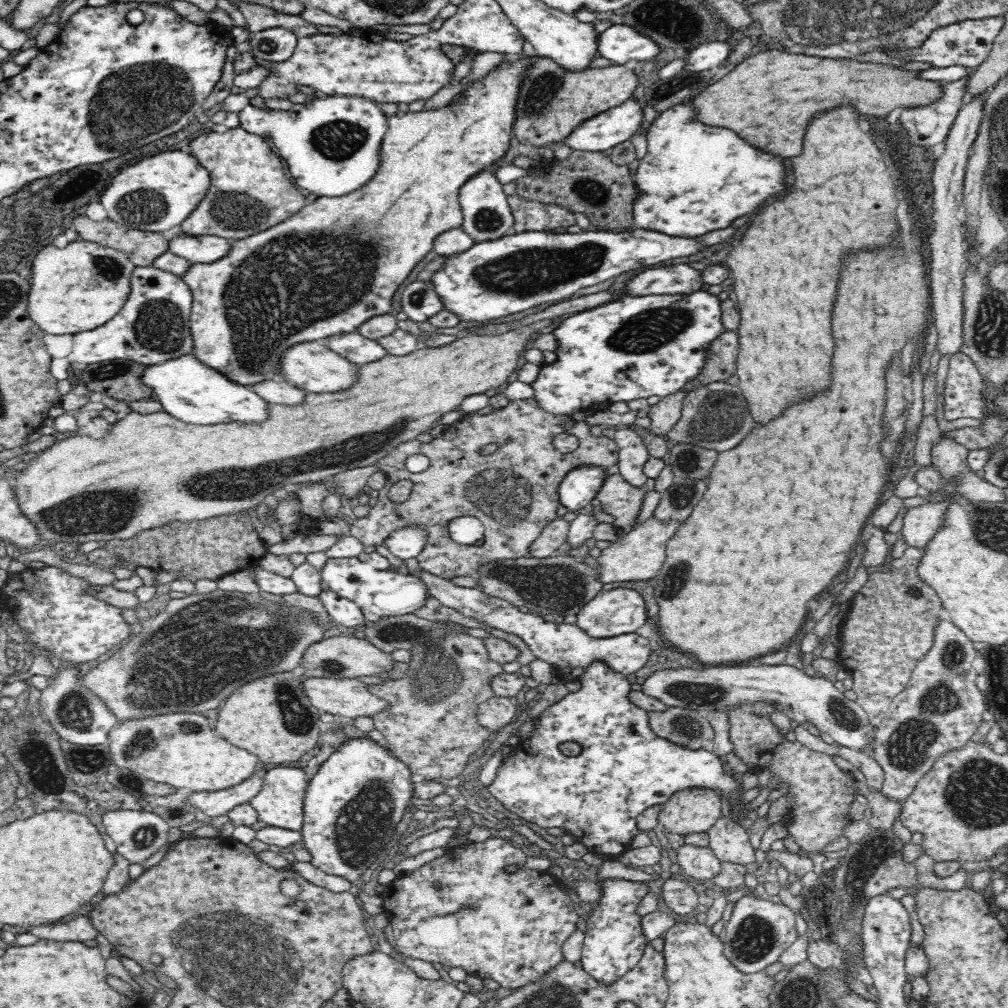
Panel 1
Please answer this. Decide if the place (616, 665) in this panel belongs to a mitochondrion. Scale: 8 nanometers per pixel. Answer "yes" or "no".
no

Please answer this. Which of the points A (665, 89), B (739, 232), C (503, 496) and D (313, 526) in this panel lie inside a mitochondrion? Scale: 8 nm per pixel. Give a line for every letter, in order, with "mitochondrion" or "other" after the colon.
A: mitochondrion
B: other
C: mitochondrion
D: other

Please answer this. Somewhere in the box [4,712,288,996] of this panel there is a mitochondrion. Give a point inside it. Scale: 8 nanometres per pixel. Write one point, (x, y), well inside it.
(43, 765)

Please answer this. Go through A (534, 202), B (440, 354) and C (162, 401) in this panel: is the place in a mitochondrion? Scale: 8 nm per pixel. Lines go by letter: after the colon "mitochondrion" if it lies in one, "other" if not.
A: other
B: other
C: other

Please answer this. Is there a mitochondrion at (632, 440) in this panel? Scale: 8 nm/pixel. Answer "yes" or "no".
no

